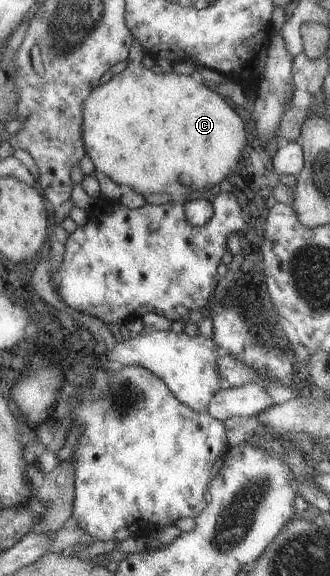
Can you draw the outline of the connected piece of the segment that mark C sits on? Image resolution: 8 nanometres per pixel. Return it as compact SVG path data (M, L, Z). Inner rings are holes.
M135 38L132 40L132 44L134 44L134 48L130 48L130 60L128 60L126 68L122 72L113 75L108 82L104 82L102 85L98 84L98 87L94 88L93 92L90 92L89 97L84 101L81 139L84 142L84 146L86 146L86 150L88 150L88 156L94 165L94 169L108 177L116 185L124 185L142 196L146 193L169 194L173 199L177 199L183 195L190 195L194 191L218 185L218 182L224 176L228 176L238 166L238 162L242 158L242 150L244 150L244 144L246 144L246 132L242 128L242 120L222 100L222 96L212 92L212 90L208 90L206 86L194 82L190 76L178 75L174 74L174 72L154 74L152 70L148 69L146 54Z

